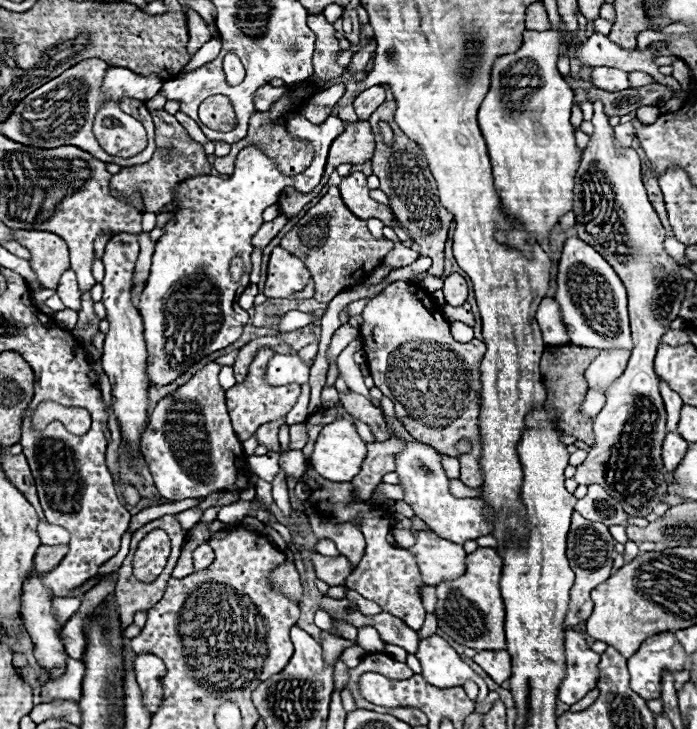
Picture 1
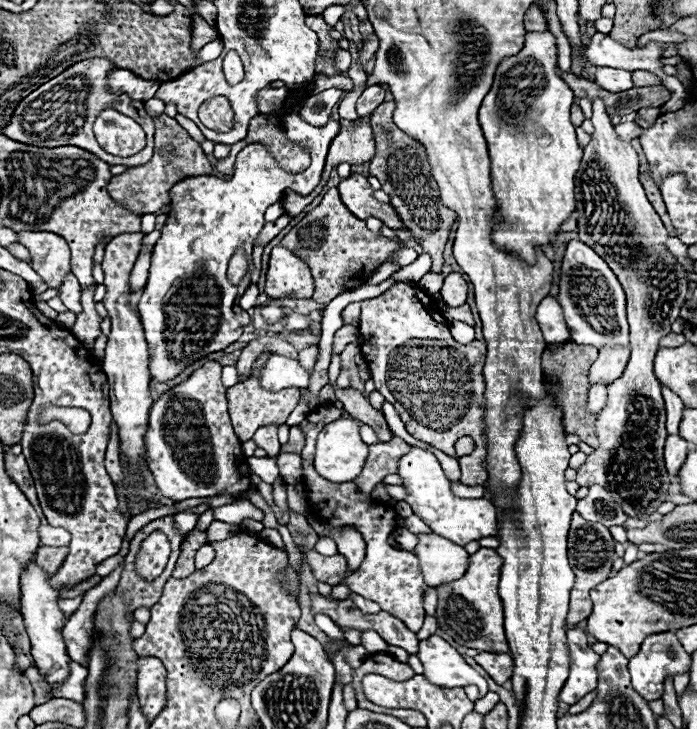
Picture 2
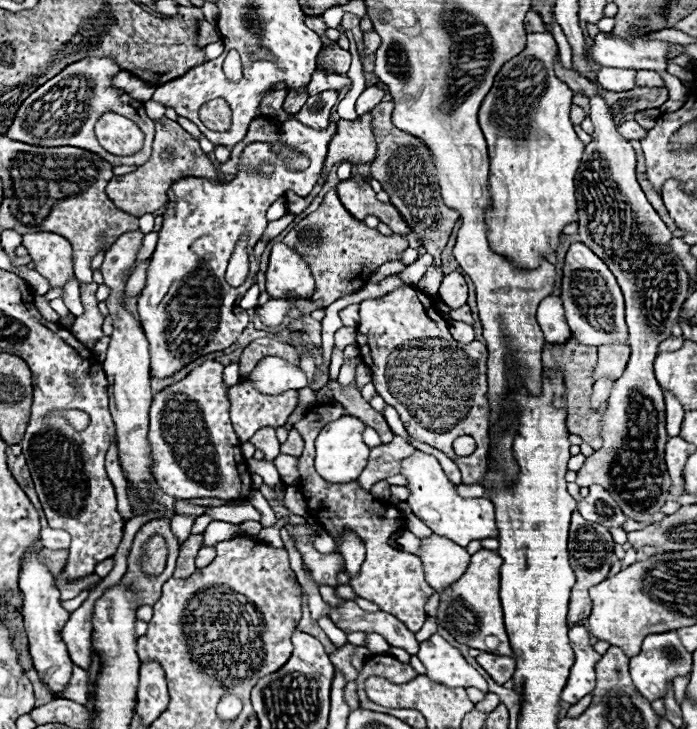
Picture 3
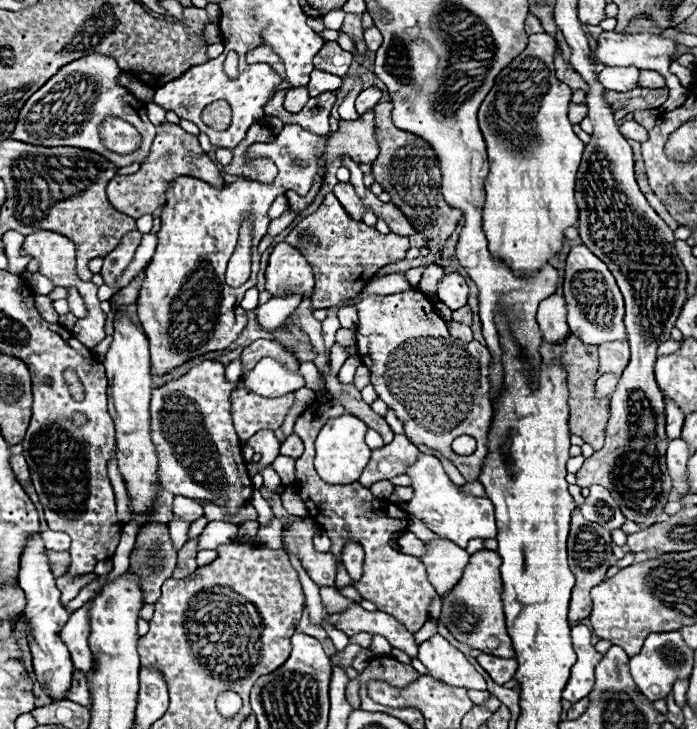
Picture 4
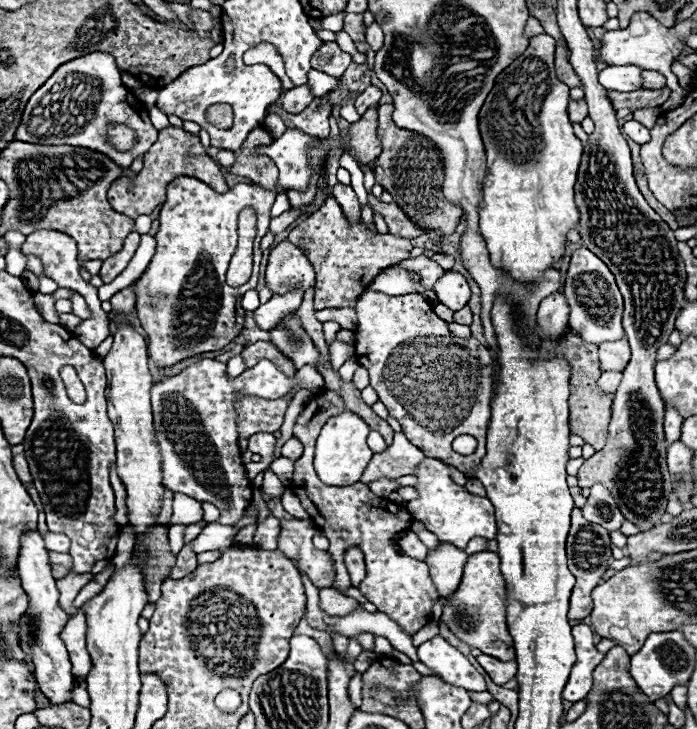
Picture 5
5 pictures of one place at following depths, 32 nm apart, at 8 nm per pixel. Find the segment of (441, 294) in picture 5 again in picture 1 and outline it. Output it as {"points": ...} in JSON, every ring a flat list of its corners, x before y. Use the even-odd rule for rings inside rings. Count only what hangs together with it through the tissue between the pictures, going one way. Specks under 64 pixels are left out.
{"points":[[450,274,444,280,444,300,450,306,462,306,466,302,466,294,468,294,468,284,460,274]]}

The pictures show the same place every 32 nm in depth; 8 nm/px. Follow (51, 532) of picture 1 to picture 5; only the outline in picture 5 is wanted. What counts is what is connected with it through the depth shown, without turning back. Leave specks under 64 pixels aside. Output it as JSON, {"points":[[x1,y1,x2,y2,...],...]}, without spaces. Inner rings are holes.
{"points":[[48,532,44,536,44,540,46,540,46,548,52,550,52,552,60,552,60,554,68,554,70,552,70,538,64,536,64,534]]}

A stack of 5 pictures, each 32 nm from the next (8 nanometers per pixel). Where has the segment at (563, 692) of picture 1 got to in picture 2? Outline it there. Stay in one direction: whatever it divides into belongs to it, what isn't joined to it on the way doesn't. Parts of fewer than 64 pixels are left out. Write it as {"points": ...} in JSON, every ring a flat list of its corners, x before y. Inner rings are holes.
{"points":[[584,628,568,630,568,646,570,646,570,676,560,692,560,700,566,704,576,704,582,696,596,688,596,664,600,654,596,654,588,644,588,634]]}

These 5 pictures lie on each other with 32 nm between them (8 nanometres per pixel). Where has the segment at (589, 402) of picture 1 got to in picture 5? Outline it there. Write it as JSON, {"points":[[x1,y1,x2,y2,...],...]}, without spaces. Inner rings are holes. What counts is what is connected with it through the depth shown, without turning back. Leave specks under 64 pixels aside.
{"points":[[606,370,606,372,602,372,602,376,600,376,600,380,598,380,598,386,600,386,600,390,604,390,604,392,614,392,616,386,620,384,620,378,622,378,622,372]]}

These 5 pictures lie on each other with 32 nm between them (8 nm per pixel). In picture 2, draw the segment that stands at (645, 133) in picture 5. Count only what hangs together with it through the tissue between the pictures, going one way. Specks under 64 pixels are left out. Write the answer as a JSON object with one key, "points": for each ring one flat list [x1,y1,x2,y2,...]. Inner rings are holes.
{"points":[[624,122,624,124,618,124,616,126,616,132,618,136,624,140,624,142,630,142,634,138,640,138,640,126,636,122]]}

